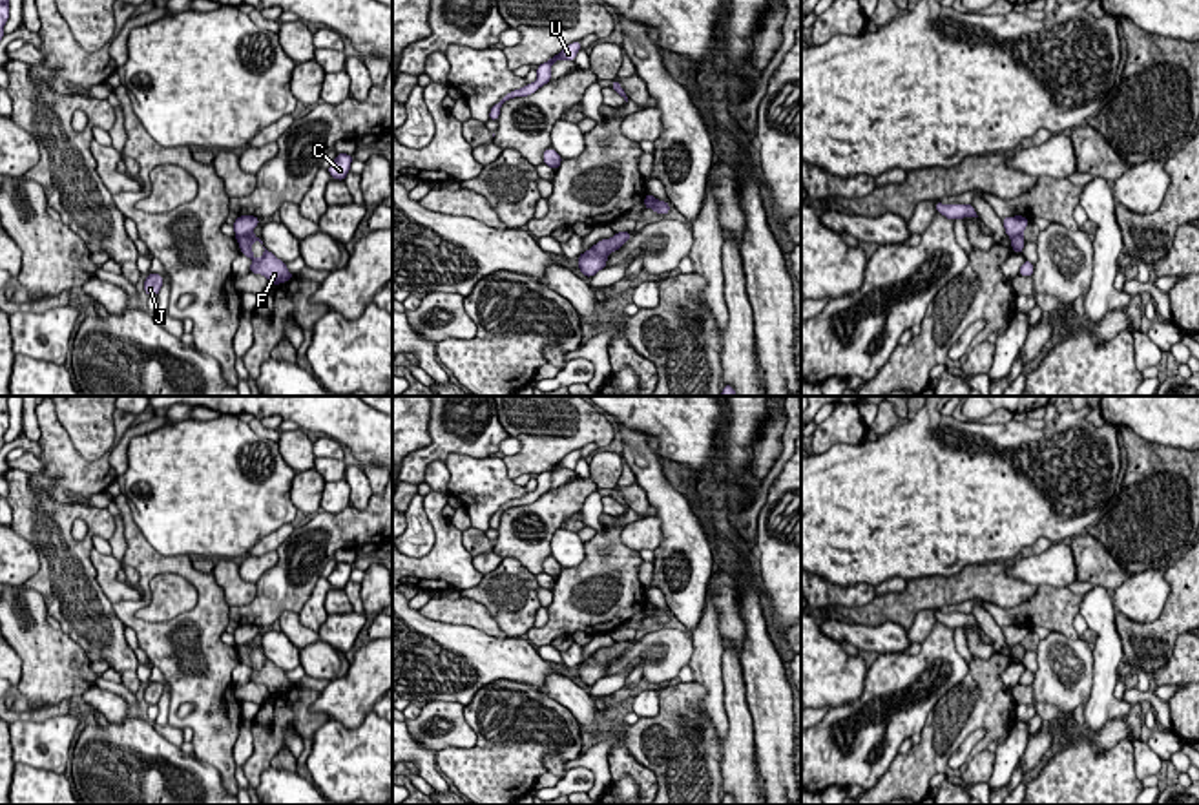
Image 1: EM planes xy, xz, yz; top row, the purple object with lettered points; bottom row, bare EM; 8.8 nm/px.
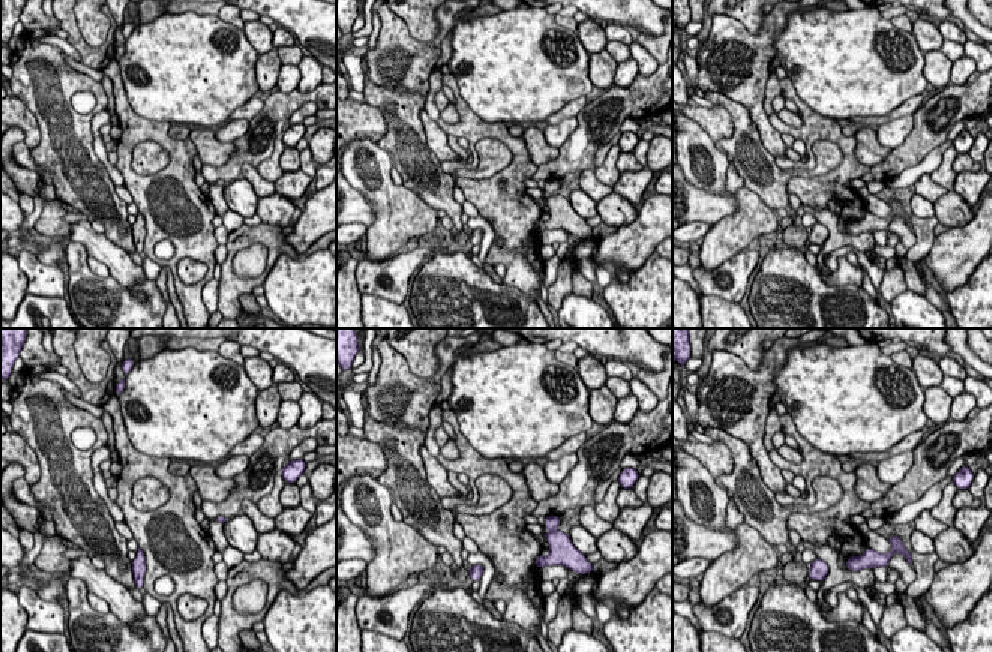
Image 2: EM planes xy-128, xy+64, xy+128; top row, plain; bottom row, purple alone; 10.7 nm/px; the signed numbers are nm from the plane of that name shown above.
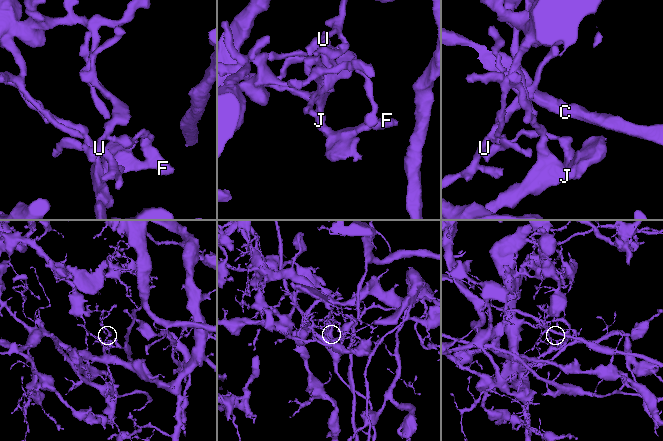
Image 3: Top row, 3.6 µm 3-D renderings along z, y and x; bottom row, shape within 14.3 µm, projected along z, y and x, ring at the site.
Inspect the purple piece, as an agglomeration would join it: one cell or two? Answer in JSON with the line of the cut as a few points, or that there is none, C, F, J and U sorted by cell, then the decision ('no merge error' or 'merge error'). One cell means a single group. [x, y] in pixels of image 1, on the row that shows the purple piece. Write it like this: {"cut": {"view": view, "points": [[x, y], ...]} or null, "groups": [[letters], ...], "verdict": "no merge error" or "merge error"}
{"cut": {"view": "xy", "points": [[250, 232], [236, 236]]}, "groups": [["C", "U"], ["F", "J"]], "verdict": "merge error"}

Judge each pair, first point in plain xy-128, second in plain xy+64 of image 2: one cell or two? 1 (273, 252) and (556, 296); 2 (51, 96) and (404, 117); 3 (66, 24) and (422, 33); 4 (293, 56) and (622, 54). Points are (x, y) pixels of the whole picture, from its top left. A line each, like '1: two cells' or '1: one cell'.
1: one cell
2: one cell
3: two cells
4: one cell

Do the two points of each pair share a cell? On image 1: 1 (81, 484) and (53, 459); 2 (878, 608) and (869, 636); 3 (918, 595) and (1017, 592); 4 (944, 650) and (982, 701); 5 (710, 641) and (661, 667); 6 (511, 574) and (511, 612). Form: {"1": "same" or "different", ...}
{"1": "same", "2": "different", "3": "same", "4": "different", "5": "different", "6": "same"}

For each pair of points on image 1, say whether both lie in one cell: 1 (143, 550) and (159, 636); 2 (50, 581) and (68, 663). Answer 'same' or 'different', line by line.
1: same
2: different

